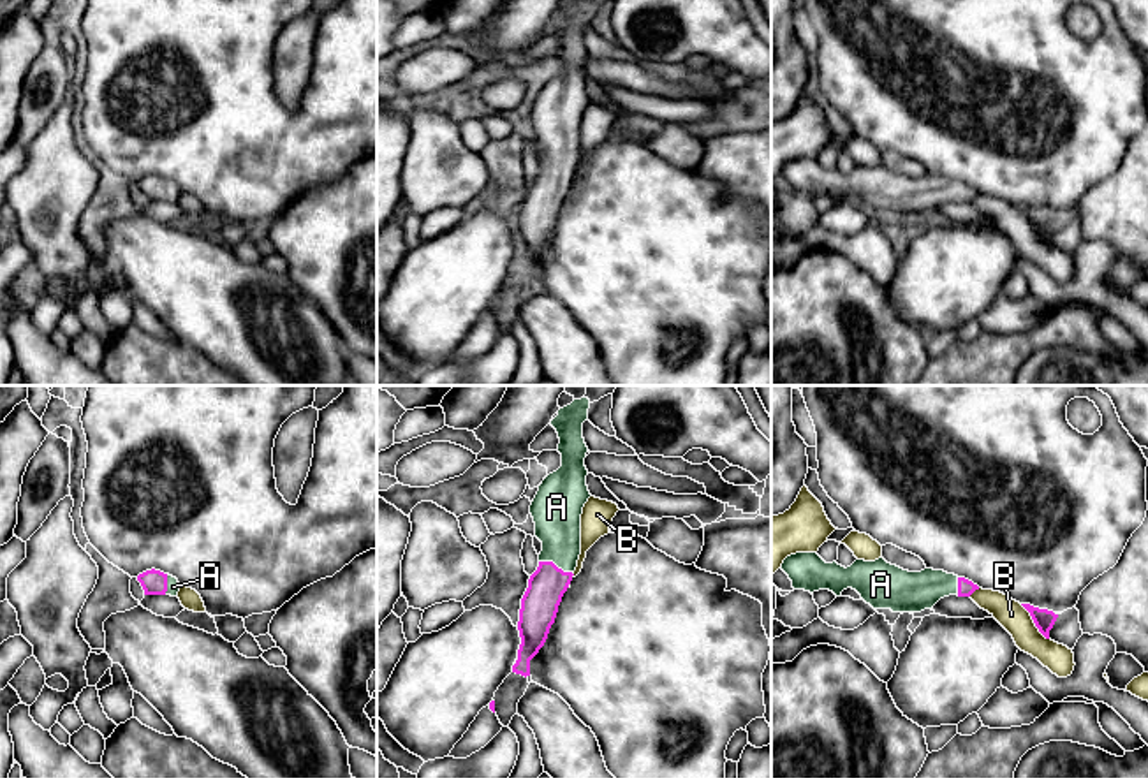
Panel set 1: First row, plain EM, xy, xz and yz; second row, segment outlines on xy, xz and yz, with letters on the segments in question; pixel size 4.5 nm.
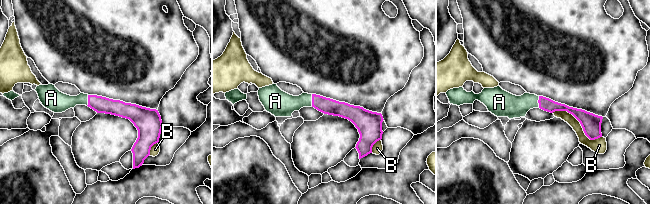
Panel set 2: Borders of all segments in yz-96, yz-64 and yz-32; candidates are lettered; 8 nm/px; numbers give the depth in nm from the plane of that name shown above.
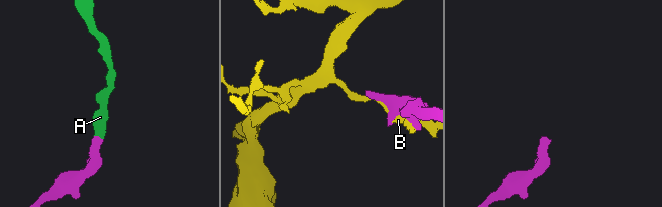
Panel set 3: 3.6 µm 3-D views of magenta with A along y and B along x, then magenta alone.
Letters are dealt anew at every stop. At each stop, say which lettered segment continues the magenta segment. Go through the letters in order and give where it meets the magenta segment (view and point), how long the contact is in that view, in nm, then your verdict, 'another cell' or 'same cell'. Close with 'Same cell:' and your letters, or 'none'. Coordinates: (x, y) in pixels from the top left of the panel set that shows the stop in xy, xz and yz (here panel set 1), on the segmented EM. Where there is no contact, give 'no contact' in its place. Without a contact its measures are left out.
A: meets magenta in xz at (553, 564); contact 160 nm long; same cell
B: meets magenta in yz at (1034, 622); contact 220 nm long; another cell
Same cell: A

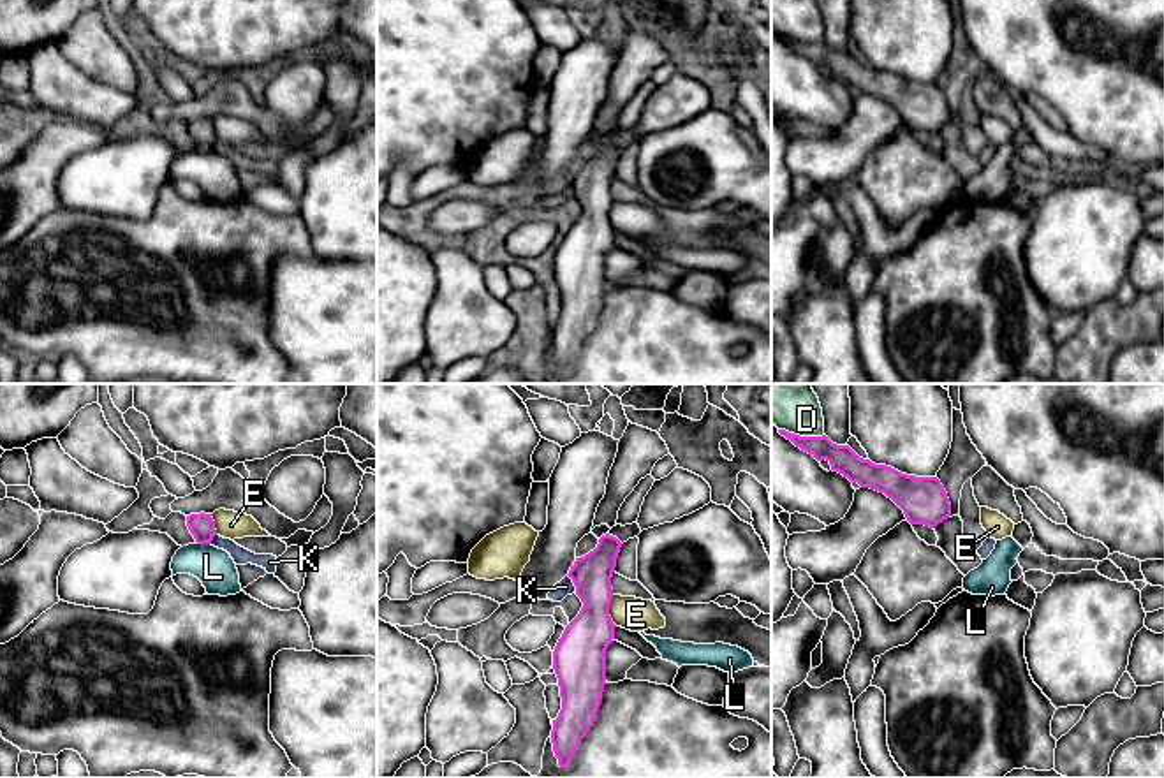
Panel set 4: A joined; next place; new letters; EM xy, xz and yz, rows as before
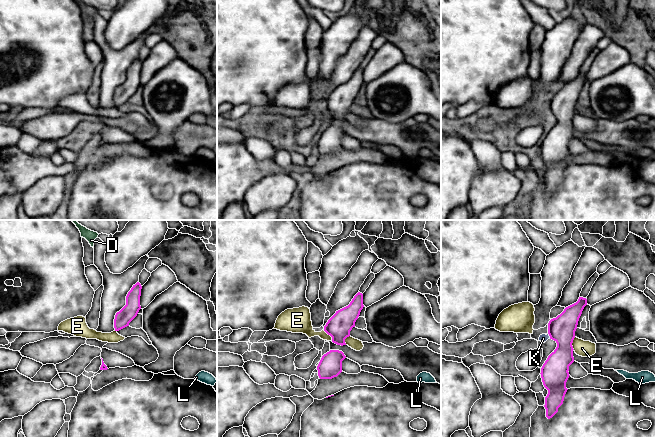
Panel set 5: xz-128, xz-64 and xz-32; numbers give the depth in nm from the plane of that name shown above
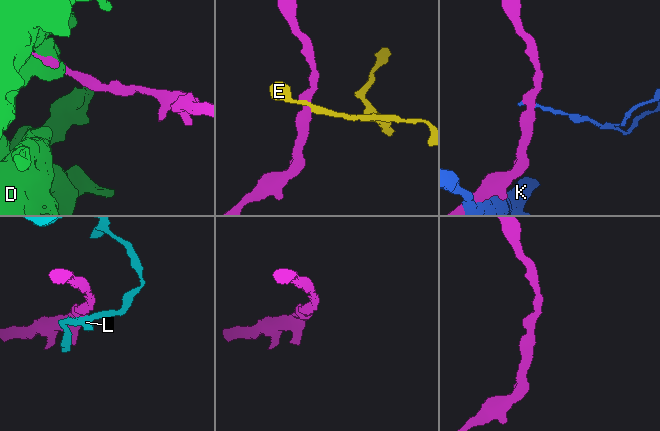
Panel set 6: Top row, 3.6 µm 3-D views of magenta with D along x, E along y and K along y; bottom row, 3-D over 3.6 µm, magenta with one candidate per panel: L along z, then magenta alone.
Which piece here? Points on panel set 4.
D: meets magenta in yz at (802, 437); contact 220 nm long; another cell
E: meets magenta in xz at (608, 611); contact 150 nm long; another cell
K: meets magenta in xz at (573, 581); contact 100 nm long; another cell
L: meets magenta in xy at (203, 543); contact 70 nm long; another cell
Same cell: none

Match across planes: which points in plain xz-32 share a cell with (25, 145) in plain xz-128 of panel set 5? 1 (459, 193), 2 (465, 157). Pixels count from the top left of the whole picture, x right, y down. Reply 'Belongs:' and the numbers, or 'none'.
Belongs: none

